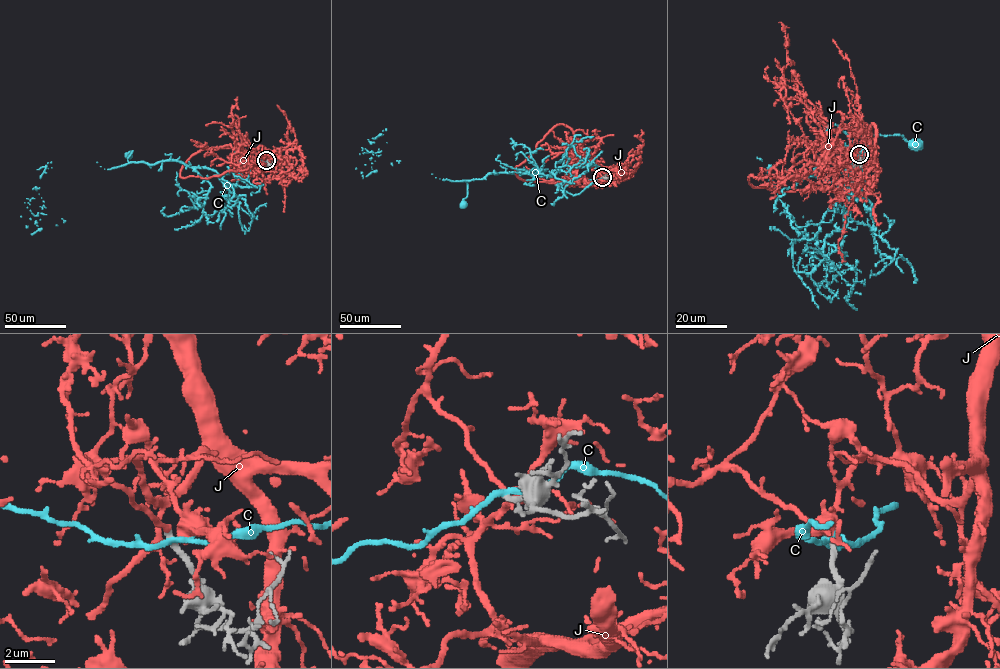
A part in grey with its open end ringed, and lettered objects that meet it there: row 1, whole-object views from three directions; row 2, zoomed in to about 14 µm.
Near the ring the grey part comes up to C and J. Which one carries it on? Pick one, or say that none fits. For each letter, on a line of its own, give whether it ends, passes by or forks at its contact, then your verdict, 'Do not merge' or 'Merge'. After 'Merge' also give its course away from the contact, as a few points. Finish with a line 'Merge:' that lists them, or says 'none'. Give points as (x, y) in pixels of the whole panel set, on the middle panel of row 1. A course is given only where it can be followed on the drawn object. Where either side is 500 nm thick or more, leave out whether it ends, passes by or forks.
C: It forks there. Do not merge
J: It forks there. Merge. Its course: (603, 177), (604, 184), (599, 185), (589, 181), (522, 180), (516, 175), (515, 168), (526, 160)
Merge: J

